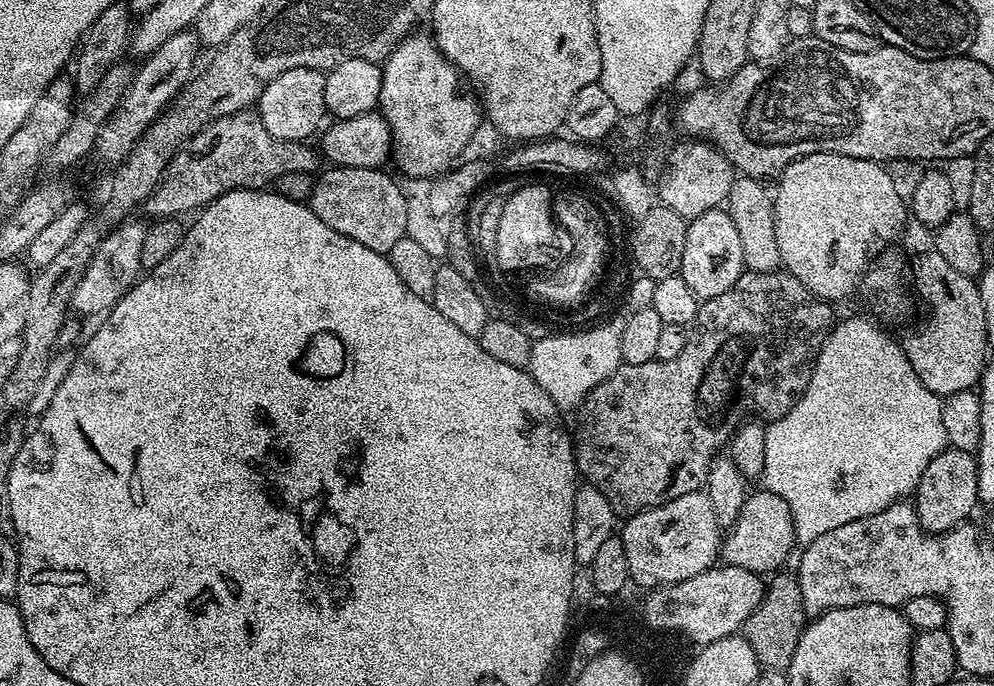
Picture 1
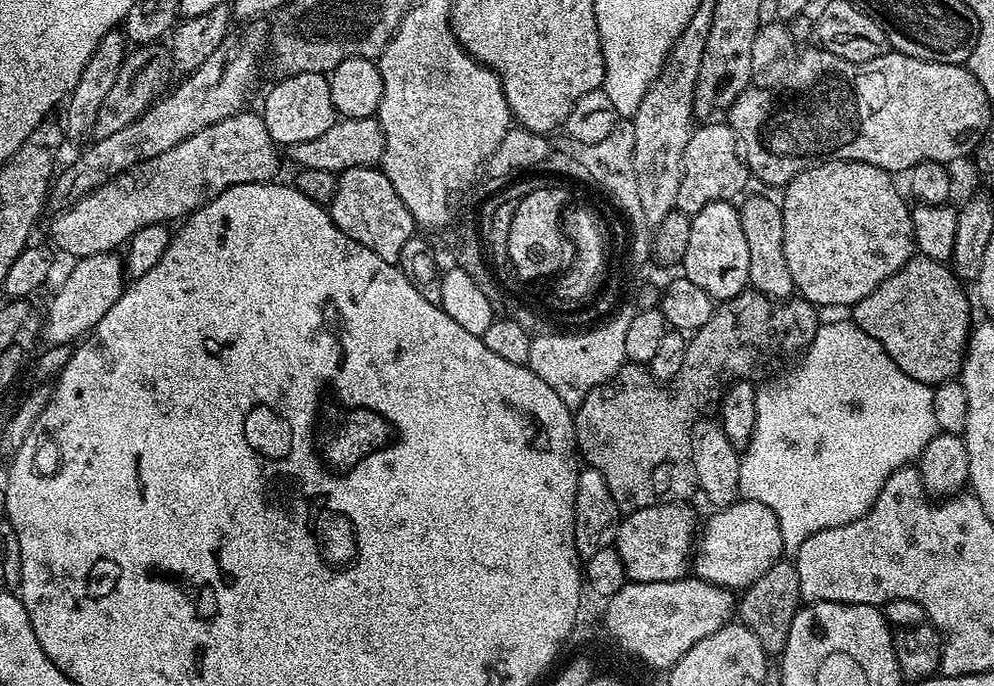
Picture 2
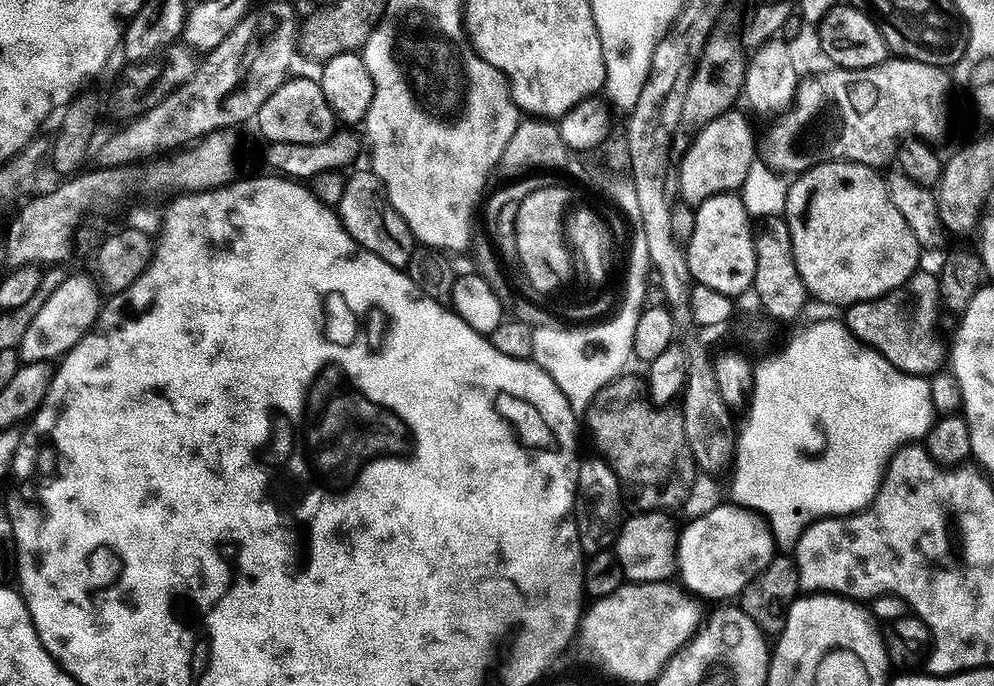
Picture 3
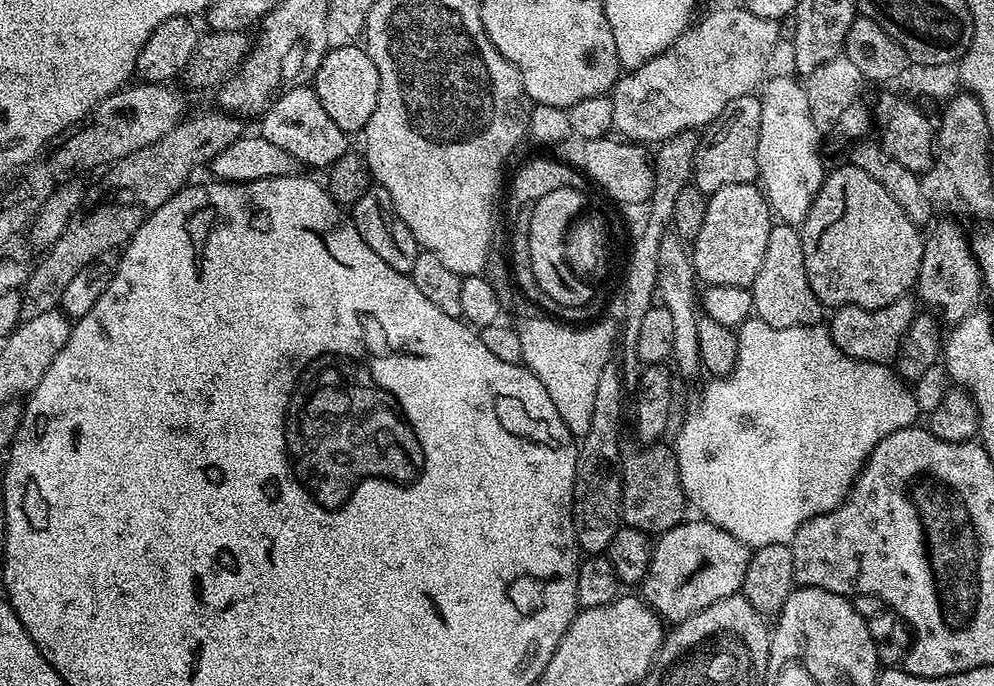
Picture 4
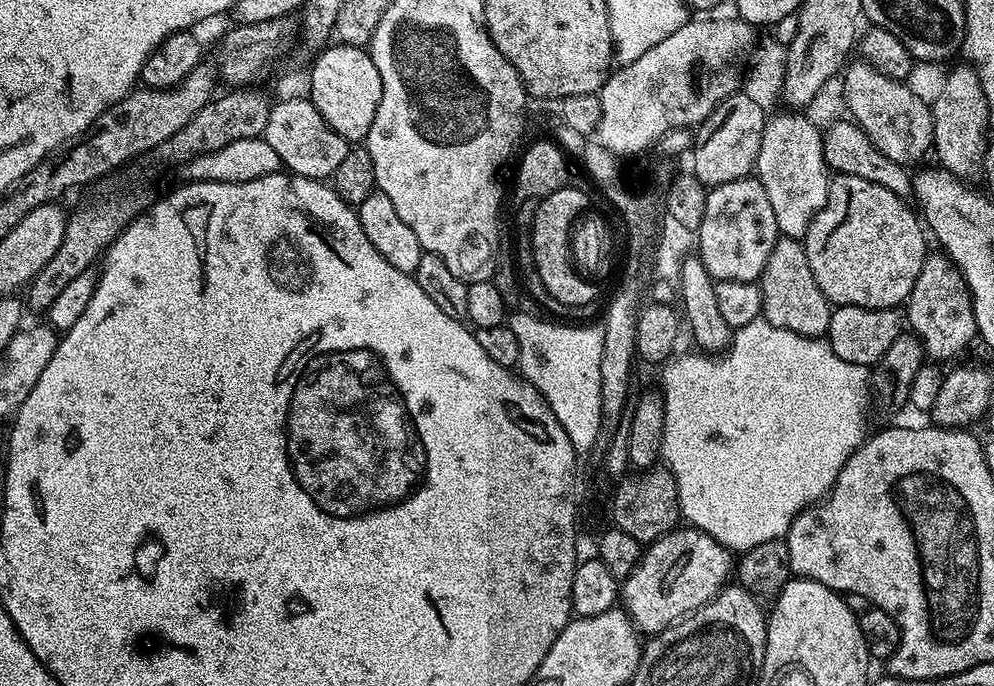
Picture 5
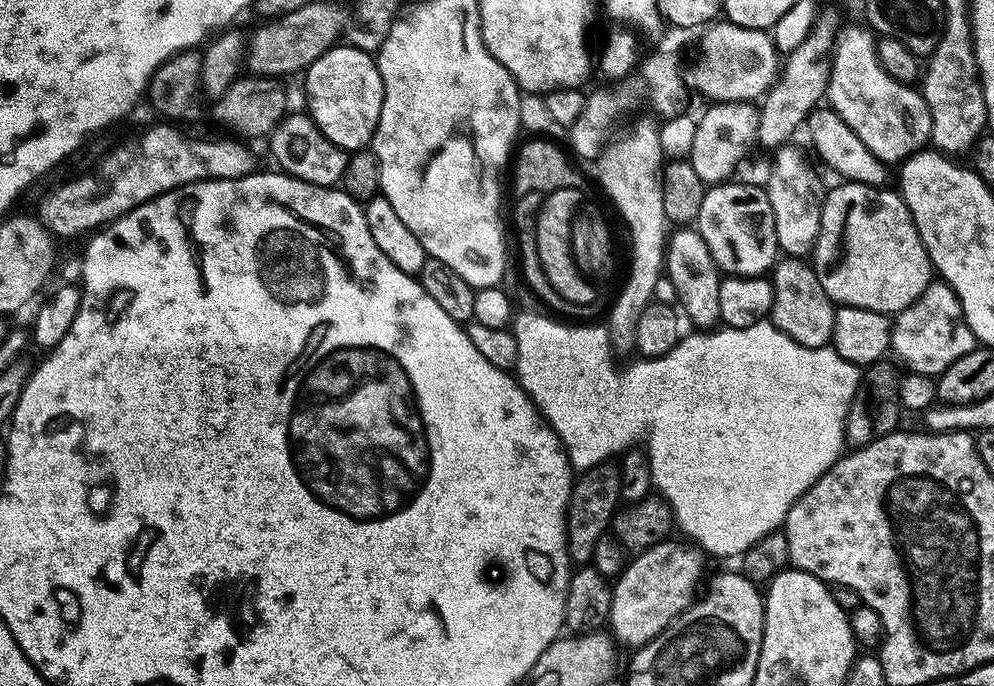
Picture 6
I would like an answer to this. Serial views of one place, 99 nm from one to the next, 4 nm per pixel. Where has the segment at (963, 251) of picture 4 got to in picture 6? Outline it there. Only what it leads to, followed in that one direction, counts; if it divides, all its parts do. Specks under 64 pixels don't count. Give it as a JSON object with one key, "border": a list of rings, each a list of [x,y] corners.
{"border":[[[933,282],[906,310],[895,313],[892,320],[891,355],[896,355],[895,363],[908,372],[938,378],[951,364],[958,362],[962,354],[977,347],[976,335],[964,317],[960,299],[950,285]]]}

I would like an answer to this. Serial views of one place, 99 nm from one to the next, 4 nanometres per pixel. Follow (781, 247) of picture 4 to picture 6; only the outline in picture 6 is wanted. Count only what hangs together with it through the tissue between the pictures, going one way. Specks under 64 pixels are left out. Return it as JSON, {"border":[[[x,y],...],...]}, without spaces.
{"border":[[[800,258],[777,259],[770,272],[774,302],[770,313],[771,323],[781,328],[794,342],[807,348],[827,348],[832,344],[837,305],[822,290],[815,267]]]}

